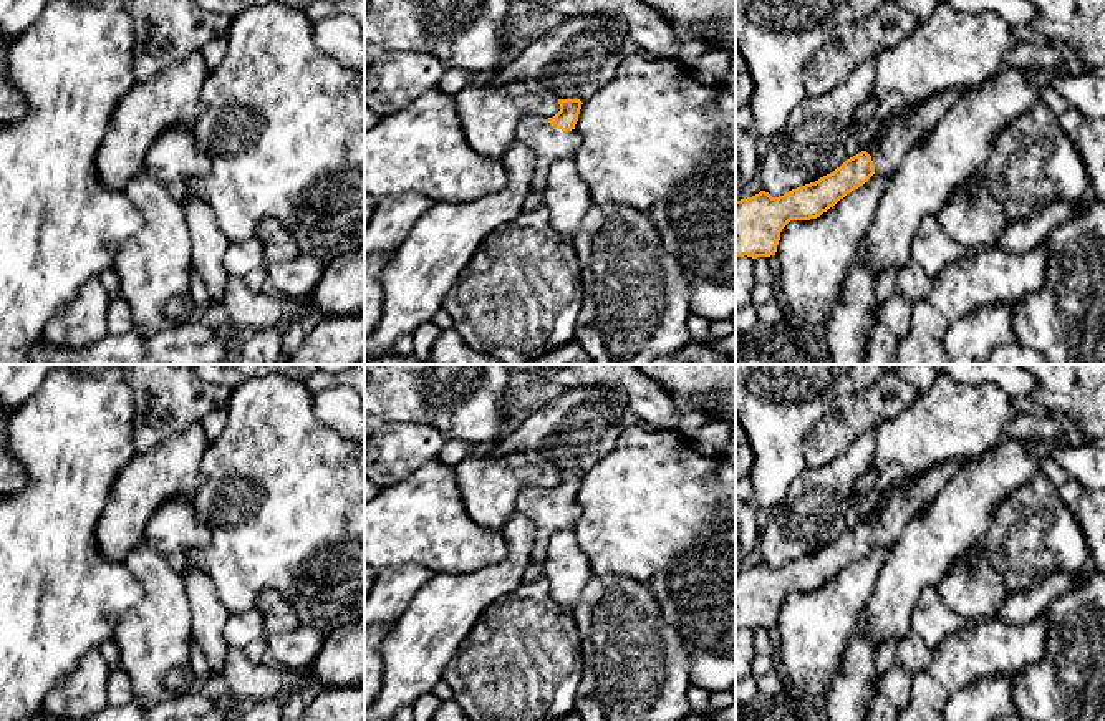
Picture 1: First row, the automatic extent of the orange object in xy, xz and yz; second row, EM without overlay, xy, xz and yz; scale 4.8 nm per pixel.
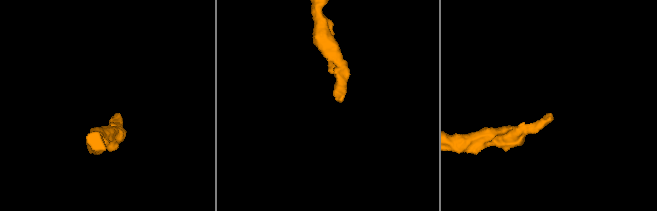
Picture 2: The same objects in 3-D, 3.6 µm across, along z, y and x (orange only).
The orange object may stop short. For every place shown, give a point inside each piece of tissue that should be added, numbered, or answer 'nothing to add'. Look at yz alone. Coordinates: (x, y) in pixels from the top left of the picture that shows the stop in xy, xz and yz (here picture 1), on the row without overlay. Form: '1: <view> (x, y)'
1: yz (888, 526)

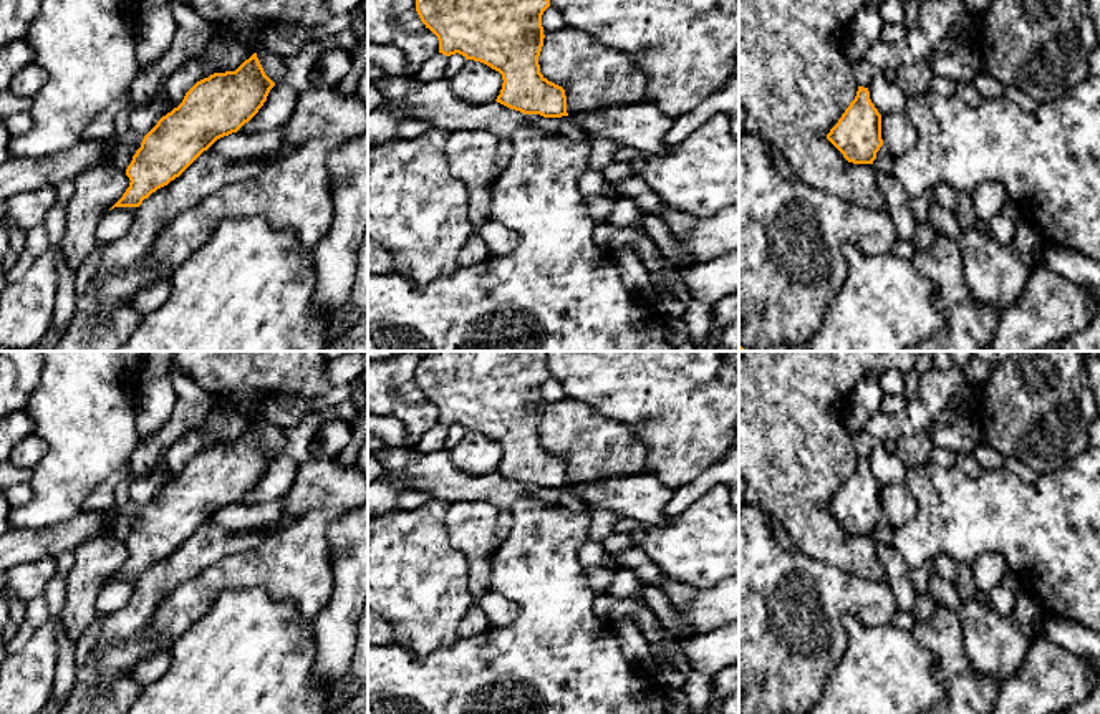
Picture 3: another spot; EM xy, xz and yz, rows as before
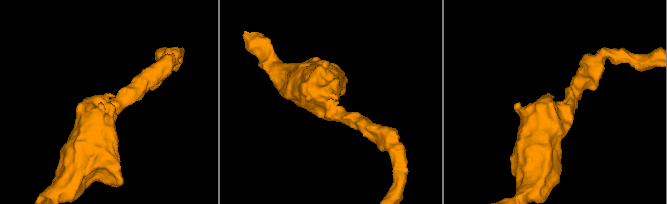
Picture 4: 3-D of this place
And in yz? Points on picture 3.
nothing to add

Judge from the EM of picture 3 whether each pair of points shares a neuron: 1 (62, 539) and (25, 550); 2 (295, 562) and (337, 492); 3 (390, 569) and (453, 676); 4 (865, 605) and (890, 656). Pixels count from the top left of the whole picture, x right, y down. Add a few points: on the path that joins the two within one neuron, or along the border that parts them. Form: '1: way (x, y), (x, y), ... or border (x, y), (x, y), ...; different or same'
1: way (53, 539), (33, 544); same
2: border (342, 512), (307, 511), (290, 524); different
3: border (458, 638), (423, 656), (398, 645); different
4: border (890, 622), (865, 625), (845, 615), (845, 650); different

